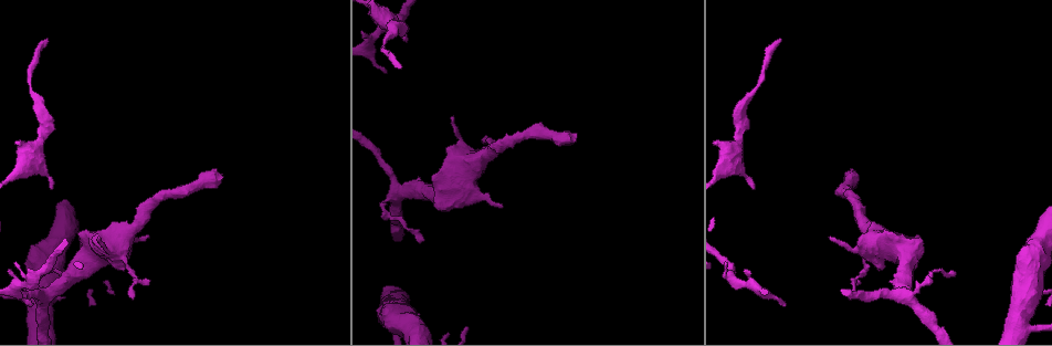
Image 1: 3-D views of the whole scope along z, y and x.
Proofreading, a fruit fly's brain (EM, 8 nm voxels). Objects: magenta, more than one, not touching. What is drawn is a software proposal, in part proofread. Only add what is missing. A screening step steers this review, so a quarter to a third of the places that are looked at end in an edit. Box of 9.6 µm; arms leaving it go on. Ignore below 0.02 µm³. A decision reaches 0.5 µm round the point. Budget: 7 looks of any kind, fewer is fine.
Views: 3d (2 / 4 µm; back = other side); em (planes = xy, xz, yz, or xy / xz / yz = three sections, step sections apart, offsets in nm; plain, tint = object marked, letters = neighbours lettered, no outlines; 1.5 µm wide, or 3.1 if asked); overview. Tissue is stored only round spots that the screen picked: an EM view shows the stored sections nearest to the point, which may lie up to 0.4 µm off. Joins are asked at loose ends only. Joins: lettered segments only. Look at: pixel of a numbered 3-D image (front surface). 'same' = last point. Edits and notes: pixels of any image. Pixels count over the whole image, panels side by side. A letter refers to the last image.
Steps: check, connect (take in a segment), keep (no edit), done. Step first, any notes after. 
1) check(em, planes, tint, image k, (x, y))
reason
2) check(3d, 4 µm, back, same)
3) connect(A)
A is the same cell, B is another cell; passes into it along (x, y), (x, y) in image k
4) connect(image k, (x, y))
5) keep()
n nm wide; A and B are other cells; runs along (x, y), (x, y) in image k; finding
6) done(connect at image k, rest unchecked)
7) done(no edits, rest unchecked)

check(3d, 2 µm, back, image 1, (52, 189))
branch stops here

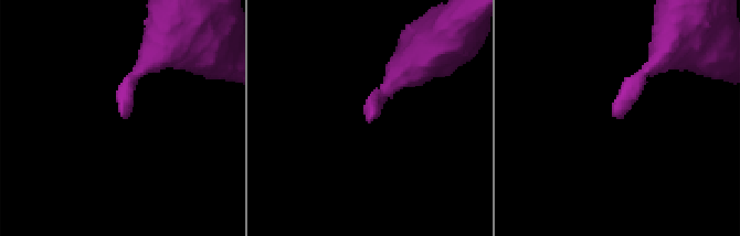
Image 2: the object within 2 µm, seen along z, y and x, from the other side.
check(em, planes, letters, image 2, (374, 114))
shape alone is not enough

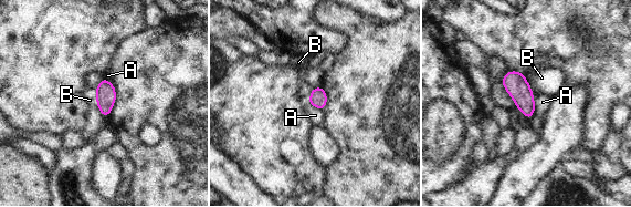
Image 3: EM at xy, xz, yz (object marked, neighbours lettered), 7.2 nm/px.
keep()
A touches over 190 nm; A and B are other cells; border along (534, 95), (534, 114), (529, 120) in image 3; no lettered segment goes on from it

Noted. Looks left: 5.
check(em, planes, tint, image 1, (830, 236))
an open end

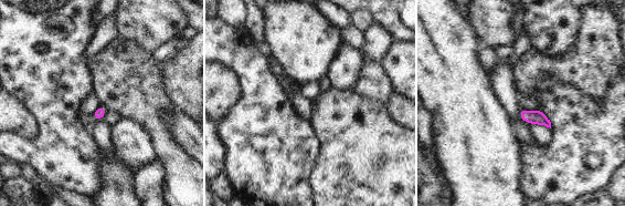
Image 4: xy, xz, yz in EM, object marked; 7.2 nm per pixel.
check(em, planes, letters, same)

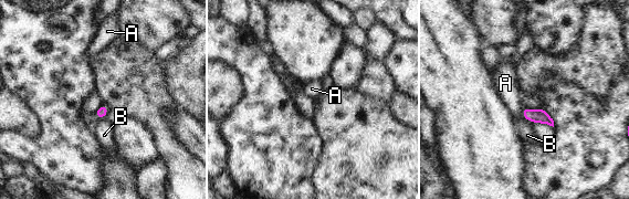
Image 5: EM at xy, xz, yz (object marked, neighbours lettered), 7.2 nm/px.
keep()
B touches over 90 nm; A and B are other cells; border along (523, 108), (522, 116) in image 5; no lettered segment goes on from it

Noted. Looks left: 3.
check(em, xz, step 4, letters, image 1, (781, 39))
branch stops here

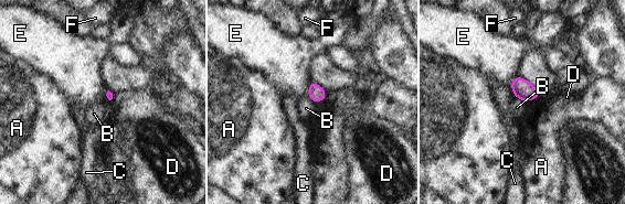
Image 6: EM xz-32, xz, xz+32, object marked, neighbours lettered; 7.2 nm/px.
check(em, planes, letters, same)
another direction

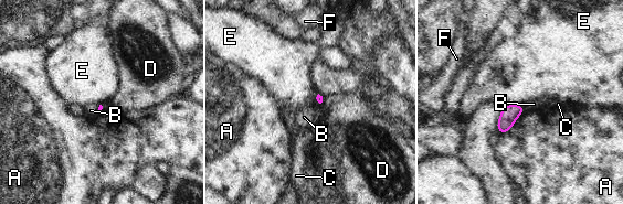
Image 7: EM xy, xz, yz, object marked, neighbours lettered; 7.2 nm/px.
keep()
A, B, C, D, E and F are other cells; border along (523, 105), (525, 108) in image 7; no lettered segment goes on from it

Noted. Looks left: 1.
done(no edits, rest unchecked)

